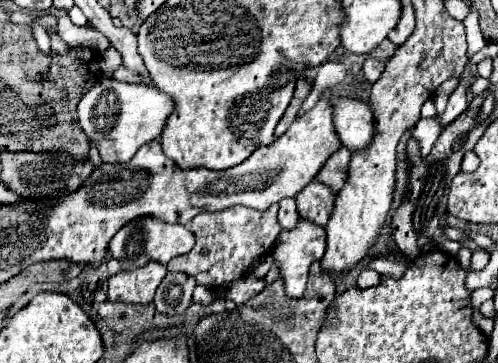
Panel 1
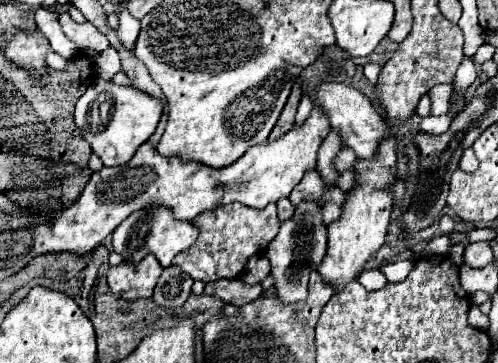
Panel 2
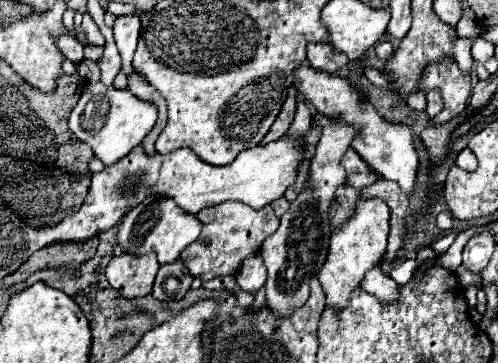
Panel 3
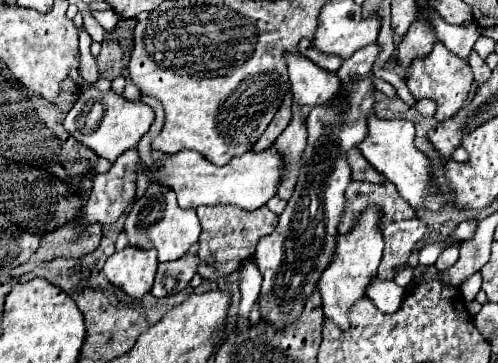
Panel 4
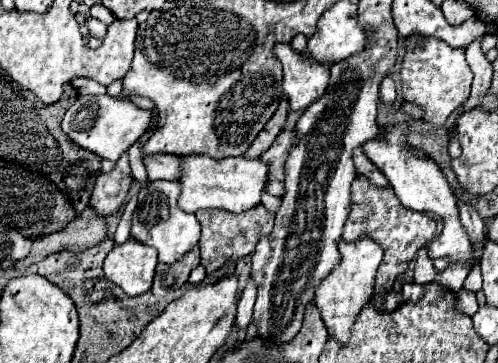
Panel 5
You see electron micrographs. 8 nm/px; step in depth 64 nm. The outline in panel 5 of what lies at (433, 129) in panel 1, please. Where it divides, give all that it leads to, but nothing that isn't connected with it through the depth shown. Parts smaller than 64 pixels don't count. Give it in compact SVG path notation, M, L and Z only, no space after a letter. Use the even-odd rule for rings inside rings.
M426 36L422 46L406 52L402 60L402 96L406 102L420 104L424 108L424 120L436 126L444 126L448 116L468 100L470 84L472 84L472 70L464 58L462 50L448 48L444 40L436 40L434 36Z

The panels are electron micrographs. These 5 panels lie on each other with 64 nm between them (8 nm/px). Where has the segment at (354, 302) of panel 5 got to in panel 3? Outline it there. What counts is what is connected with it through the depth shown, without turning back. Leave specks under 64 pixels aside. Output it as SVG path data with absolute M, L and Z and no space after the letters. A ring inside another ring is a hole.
M370 198L370 200L358 200L354 214L340 228L332 228L328 258L318 272L318 280L326 292L328 306L332 308L348 306L352 290L358 288L364 274L380 262L388 242L388 230L390 230L388 222L390 222L388 204L380 198Z

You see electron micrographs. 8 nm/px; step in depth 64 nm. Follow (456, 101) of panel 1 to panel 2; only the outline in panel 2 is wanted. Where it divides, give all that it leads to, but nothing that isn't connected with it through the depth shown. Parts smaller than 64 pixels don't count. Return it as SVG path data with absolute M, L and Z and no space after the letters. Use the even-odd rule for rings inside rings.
M464 58L464 60L462 60L462 66L458 68L458 74L456 74L456 78L454 78L454 86L456 86L454 94L460 94L460 98L462 98L476 78L478 78L476 64L474 64L470 58Z

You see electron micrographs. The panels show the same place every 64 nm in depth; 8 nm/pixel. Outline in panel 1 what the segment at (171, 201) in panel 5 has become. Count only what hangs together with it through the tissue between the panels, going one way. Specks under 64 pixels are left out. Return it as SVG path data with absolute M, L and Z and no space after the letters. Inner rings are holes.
M140 218L132 220L132 224L126 224L110 242L110 256L120 262L122 270L138 270L146 266L150 260L168 264L170 258L188 254L194 246L194 236L188 230L188 226L180 224L160 224L160 220L152 218Z

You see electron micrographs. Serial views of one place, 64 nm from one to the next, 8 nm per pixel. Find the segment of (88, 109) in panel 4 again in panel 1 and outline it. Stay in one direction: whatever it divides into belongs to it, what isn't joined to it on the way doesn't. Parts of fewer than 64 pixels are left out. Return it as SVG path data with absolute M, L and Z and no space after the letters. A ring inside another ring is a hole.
M102 78L92 90L84 94L78 104L78 120L90 142L100 150L102 162L126 164L146 142L156 140L174 112L174 98L160 92L156 86L126 84L114 78Z

